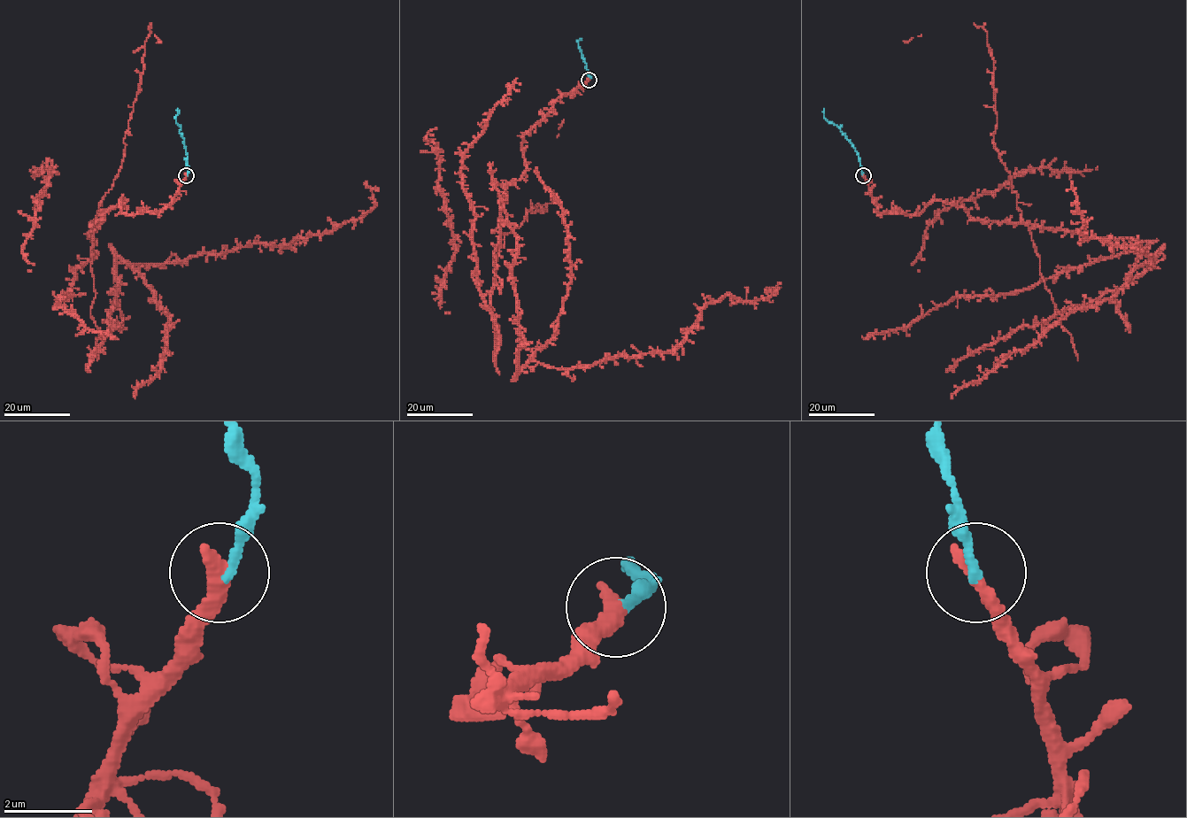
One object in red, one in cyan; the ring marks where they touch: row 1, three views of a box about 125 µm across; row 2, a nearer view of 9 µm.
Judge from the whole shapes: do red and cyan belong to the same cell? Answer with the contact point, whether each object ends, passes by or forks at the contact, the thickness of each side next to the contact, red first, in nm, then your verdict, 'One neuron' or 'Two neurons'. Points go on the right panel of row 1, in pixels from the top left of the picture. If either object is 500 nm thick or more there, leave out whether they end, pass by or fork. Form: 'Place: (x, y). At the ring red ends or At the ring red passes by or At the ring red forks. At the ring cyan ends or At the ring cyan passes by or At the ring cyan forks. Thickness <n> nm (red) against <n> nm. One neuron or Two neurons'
Place: (863, 175). At the ring red ends. At the ring cyan ends. Thickness 440 nm (red) against 220 nm. Two neurons

